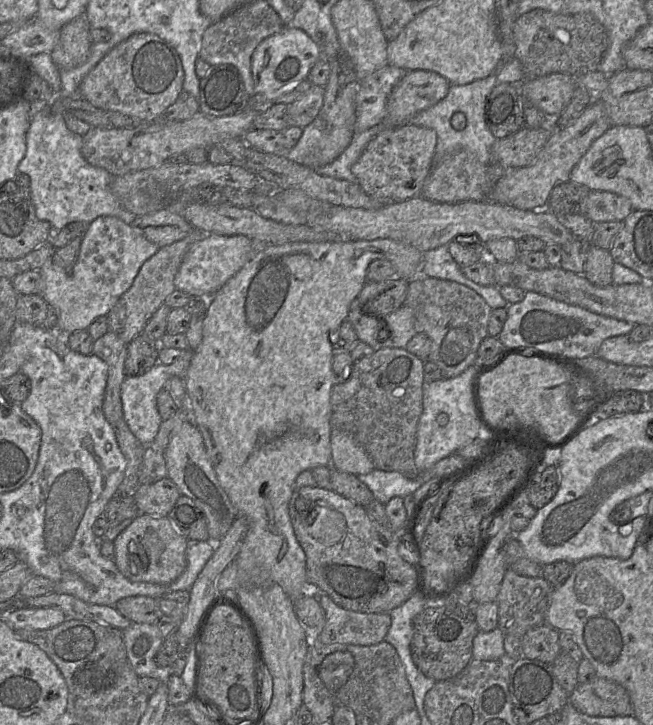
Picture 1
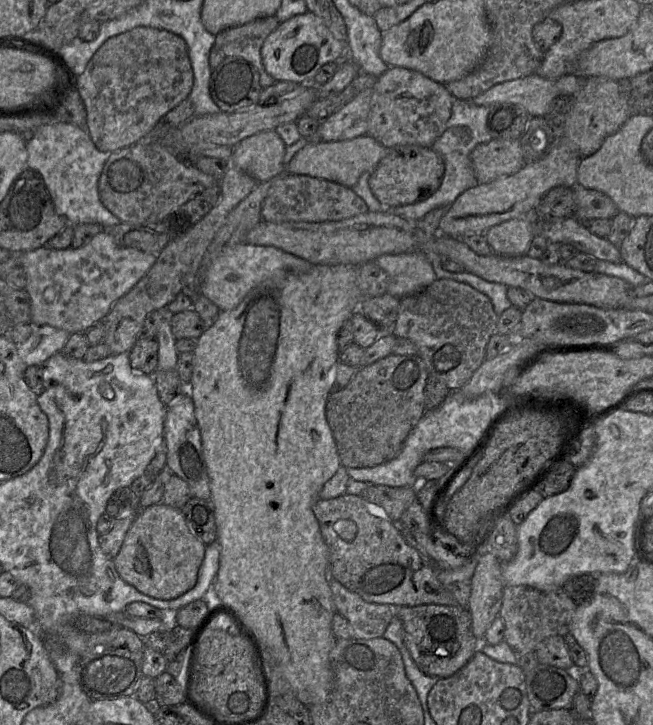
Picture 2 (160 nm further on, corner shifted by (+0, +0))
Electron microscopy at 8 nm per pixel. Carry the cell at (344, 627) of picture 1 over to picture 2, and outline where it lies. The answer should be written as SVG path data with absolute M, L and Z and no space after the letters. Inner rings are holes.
M330 578L329 586L337 613L345 617L351 625L353 638L383 637L389 622L396 614L396 607L400 606L367 602L333 578Z

